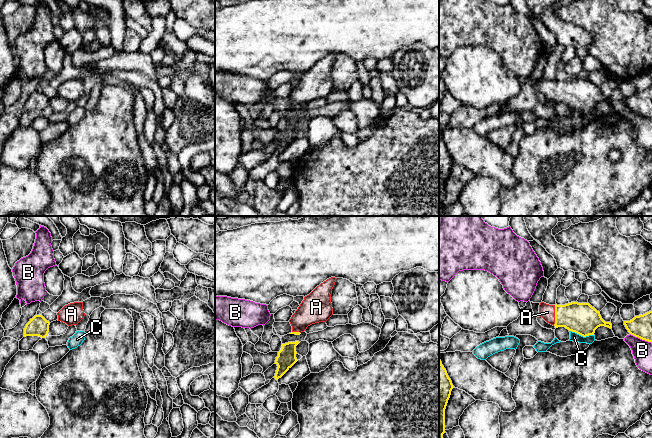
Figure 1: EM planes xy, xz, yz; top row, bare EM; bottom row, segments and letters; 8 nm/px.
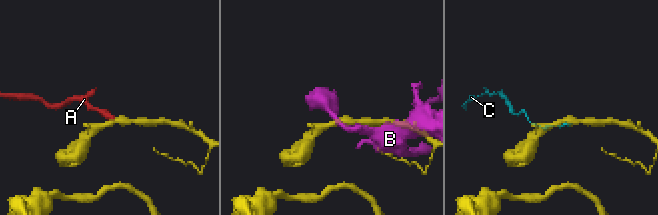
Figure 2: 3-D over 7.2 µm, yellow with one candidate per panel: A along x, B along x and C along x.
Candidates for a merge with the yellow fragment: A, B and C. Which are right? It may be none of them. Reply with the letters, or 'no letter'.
A

